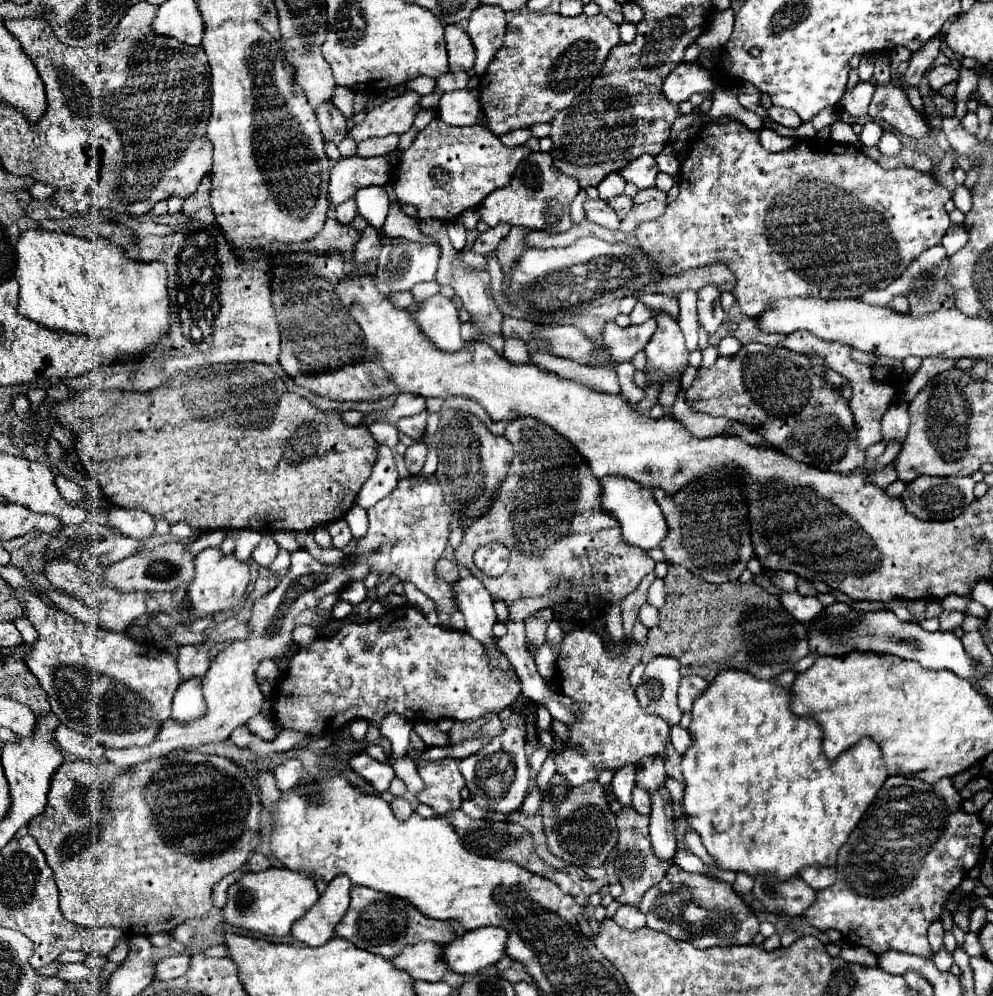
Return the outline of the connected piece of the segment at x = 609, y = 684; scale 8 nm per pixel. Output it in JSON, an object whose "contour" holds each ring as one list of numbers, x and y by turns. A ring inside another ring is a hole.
{"contour":[[588,626,576,627,566,634,556,663,556,675,560,679,562,695,570,697,578,705,574,721,566,725,570,735,566,747,576,747,576,761,580,763,556,763,556,767,570,785,580,787,586,781,596,781,600,771,606,769,616,771,624,765,638,765,648,755,666,757,670,727,660,717,648,715,638,707,634,687,628,681,628,675,640,657,640,643,632,641,628,651,614,653]]}

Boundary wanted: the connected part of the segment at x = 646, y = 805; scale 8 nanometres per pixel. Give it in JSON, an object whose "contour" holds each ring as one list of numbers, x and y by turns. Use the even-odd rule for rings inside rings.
{"contour":[[634,787,634,791,632,791,632,797,634,797,634,809,638,811,638,813,642,813,642,815,650,815,650,811,652,811,652,807,650,807,650,797,640,789,640,787]]}

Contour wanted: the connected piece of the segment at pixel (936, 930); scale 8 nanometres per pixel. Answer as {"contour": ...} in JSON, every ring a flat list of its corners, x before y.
{"contour":[[934,921,928,927,928,941,930,941,930,945,932,945,934,951,938,951,942,947,942,933,944,933,944,929,942,929,940,921]]}

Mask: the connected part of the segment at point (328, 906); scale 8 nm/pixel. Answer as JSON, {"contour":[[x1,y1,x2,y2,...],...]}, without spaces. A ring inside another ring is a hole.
{"contour":[[346,875,334,877,318,903,292,927,292,937,304,945,318,947,334,937,334,927,350,905,350,879]]}

